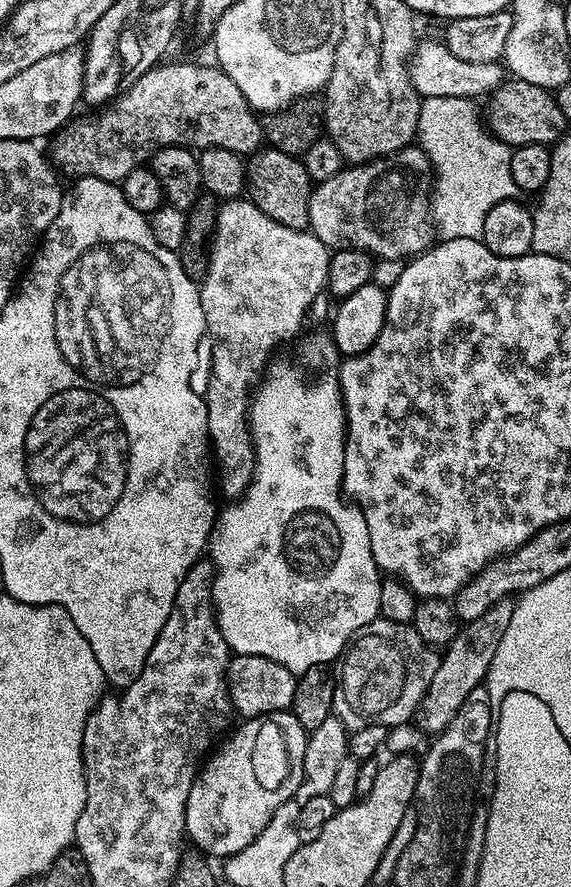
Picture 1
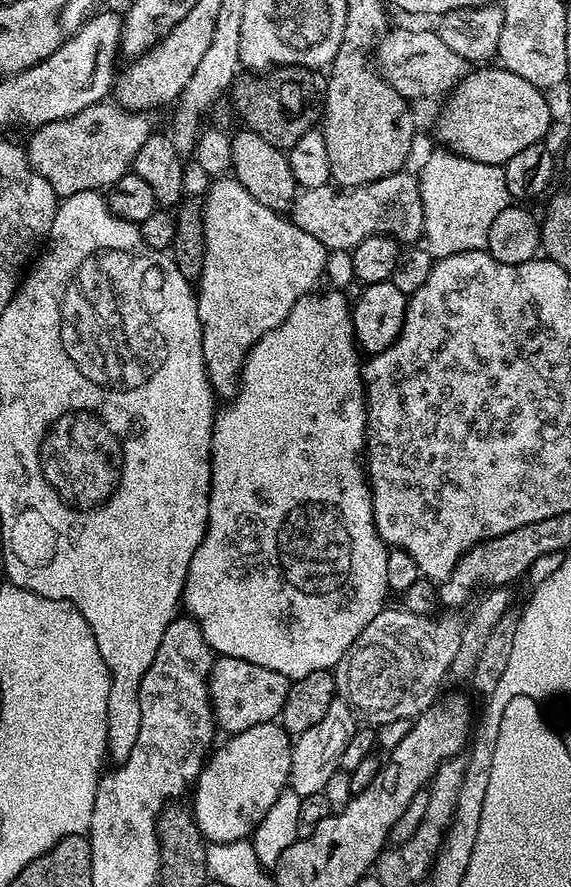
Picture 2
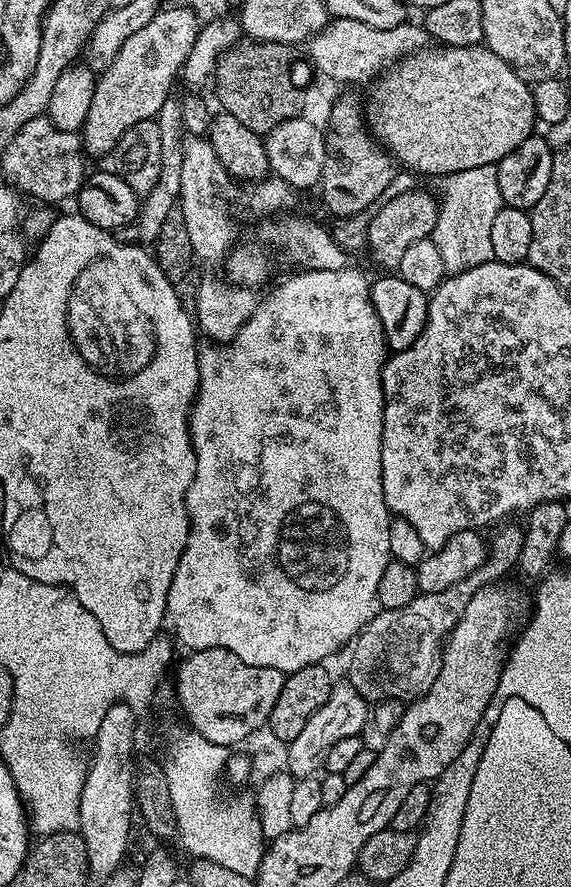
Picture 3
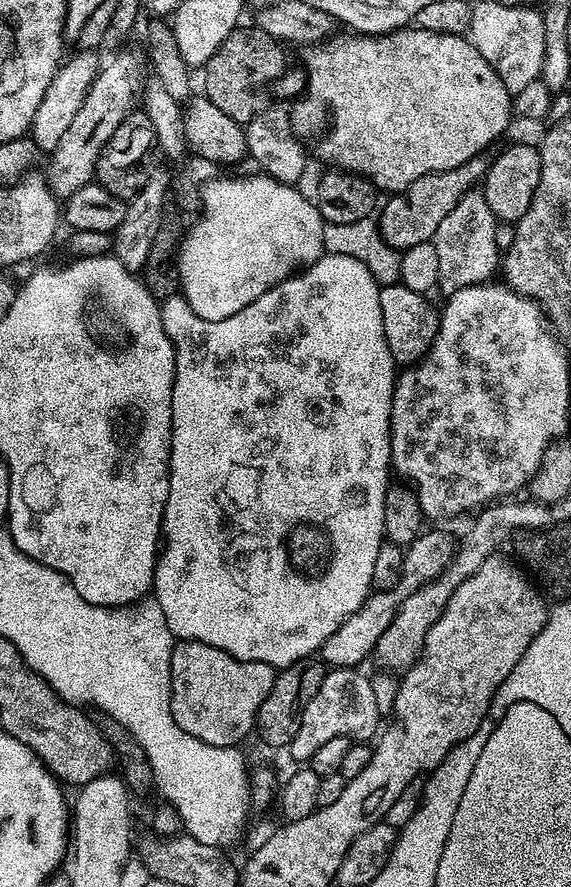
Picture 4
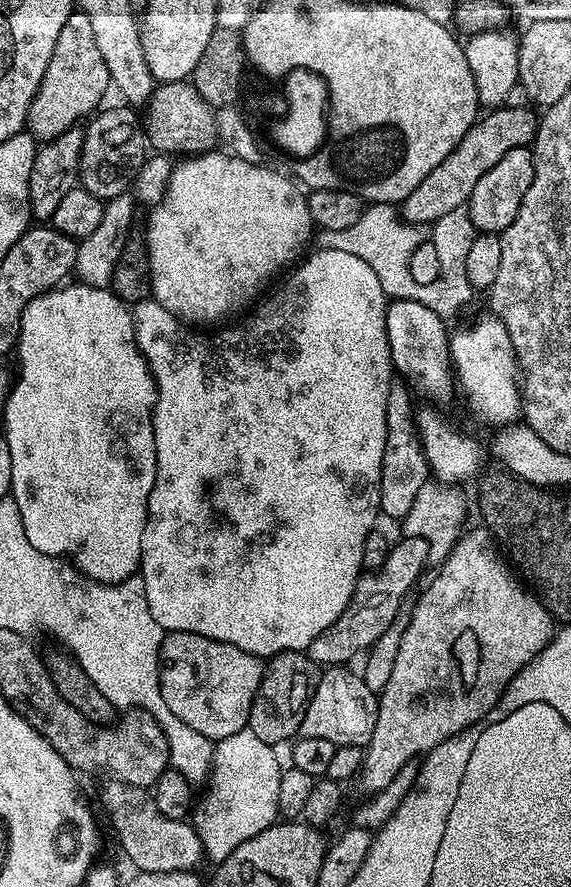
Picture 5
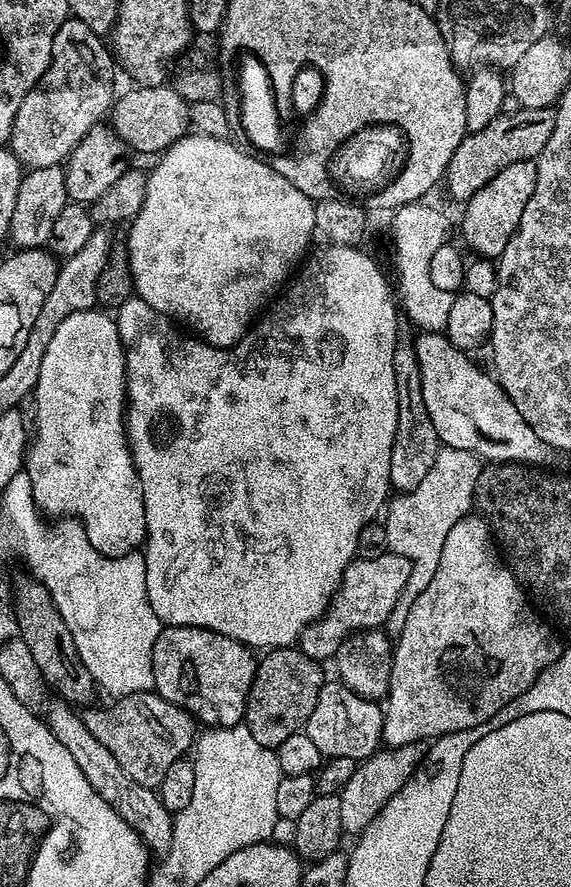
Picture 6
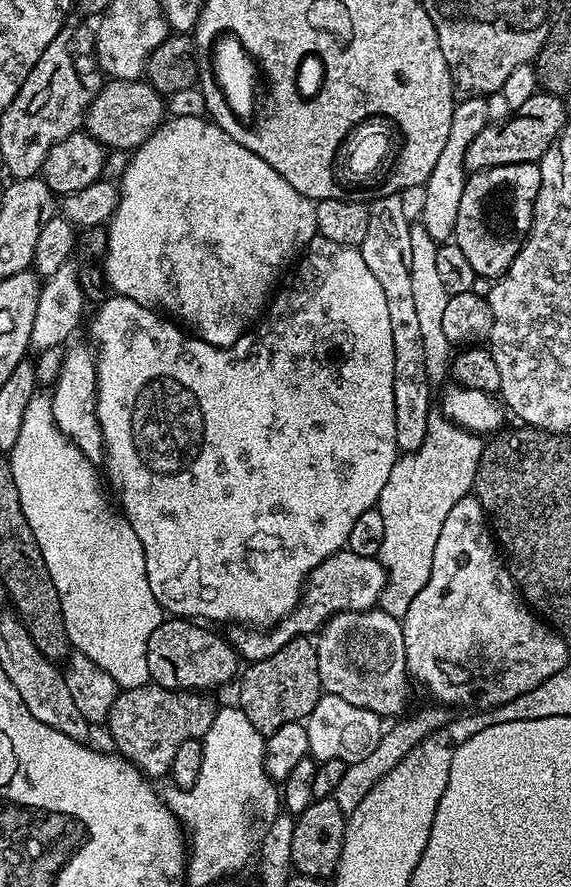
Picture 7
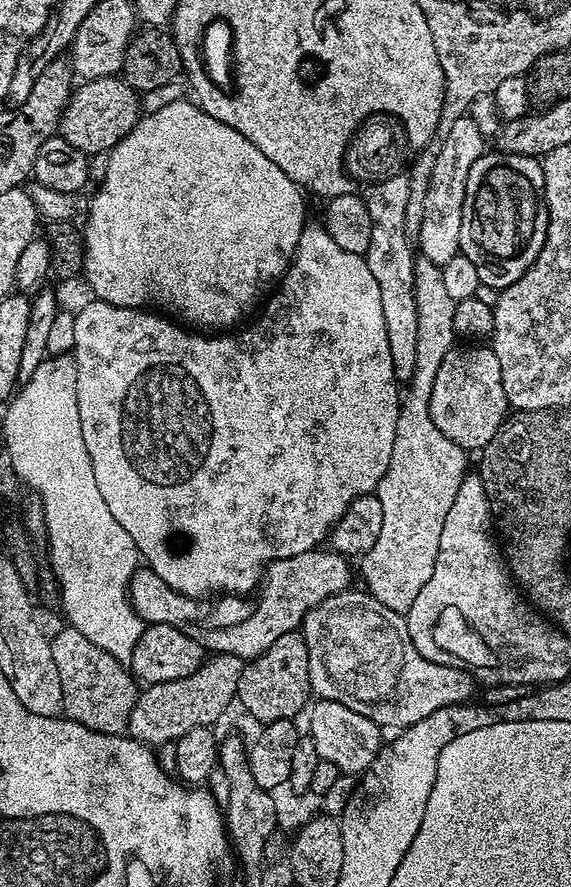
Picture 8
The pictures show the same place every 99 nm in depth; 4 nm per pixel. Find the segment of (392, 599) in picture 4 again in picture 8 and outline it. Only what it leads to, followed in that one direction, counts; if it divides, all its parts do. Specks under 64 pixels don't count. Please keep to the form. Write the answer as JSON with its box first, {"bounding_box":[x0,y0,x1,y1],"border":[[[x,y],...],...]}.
{"bounding_box":[128,547,354,661],"border":[[[323,547],[313,548],[311,552],[303,552],[302,554],[294,554],[294,558],[286,558],[285,560],[276,560],[273,564],[269,564],[264,570],[263,577],[258,585],[258,594],[249,598],[244,594],[224,594],[219,597],[220,600],[217,604],[208,604],[212,602],[205,602],[200,598],[193,598],[191,596],[183,596],[178,590],[174,590],[162,582],[162,578],[158,578],[158,574],[154,574],[151,568],[147,566],[137,567],[136,573],[132,576],[132,581],[128,587],[128,599],[132,601],[134,610],[144,619],[145,625],[150,624],[165,624],[166,626],[174,626],[174,630],[182,630],[182,634],[186,634],[186,638],[194,638],[194,642],[198,642],[198,646],[204,648],[205,653],[215,654],[221,652],[222,654],[234,654],[238,658],[242,658],[244,661],[252,660],[256,656],[260,656],[266,650],[270,650],[270,646],[274,646],[274,642],[277,638],[282,638],[282,634],[290,634],[297,631],[303,625],[306,614],[310,610],[314,610],[314,606],[318,606],[318,602],[322,602],[326,598],[330,598],[334,594],[339,592],[349,591],[350,585],[348,584],[352,580],[352,572],[354,576],[354,568],[350,565],[349,557],[344,556],[341,552],[333,552],[331,550],[325,550]]]}

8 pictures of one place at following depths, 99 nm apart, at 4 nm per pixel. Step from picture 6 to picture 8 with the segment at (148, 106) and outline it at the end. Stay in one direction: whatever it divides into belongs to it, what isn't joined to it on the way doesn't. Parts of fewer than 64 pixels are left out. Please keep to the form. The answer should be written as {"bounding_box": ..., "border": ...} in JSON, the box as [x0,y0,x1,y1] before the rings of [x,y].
{"bounding_box":[58,75,142,158],"border":[[[119,75],[85,80],[73,91],[60,119],[58,135],[70,146],[78,146],[90,158],[103,157],[111,152],[140,120],[142,100]]]}

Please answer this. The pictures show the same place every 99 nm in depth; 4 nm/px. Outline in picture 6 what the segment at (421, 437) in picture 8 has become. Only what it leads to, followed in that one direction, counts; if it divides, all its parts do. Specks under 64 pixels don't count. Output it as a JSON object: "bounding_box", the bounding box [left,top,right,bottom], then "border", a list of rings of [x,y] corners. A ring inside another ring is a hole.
{"bounding_box":[382,202,481,637],"border":[[[429,202],[407,204],[391,213],[392,219],[392,264],[396,267],[394,288],[400,291],[398,304],[404,312],[417,324],[417,329],[429,332],[444,332],[450,313],[453,293],[440,290],[430,280],[430,258],[434,250],[442,246],[448,237],[448,216],[439,212]],[[441,447],[440,453],[434,458],[434,466],[430,466],[430,474],[426,474],[426,478],[422,478],[422,482],[418,482],[418,486],[409,492],[391,497],[382,523],[386,530],[388,548],[410,562],[410,578],[388,619],[386,632],[389,637],[400,635],[402,626],[406,626],[406,614],[410,606],[418,594],[430,586],[430,578],[434,578],[442,558],[442,542],[446,542],[446,534],[450,534],[454,522],[473,511],[481,467],[480,457],[473,452]]]}

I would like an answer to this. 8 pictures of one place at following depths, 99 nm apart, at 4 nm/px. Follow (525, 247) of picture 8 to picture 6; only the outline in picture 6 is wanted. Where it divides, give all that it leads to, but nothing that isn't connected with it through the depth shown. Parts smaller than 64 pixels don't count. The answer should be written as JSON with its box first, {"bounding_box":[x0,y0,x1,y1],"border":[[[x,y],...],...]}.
{"bounding_box":[460,160,536,258],"border":[[[519,160],[494,174],[490,182],[486,182],[463,205],[464,221],[460,228],[464,231],[464,240],[476,251],[480,258],[498,258],[506,250],[506,242],[516,233],[518,222],[522,218],[522,210],[526,210],[526,202],[530,202],[530,194],[534,194],[536,185],[536,165],[530,160]]]}

